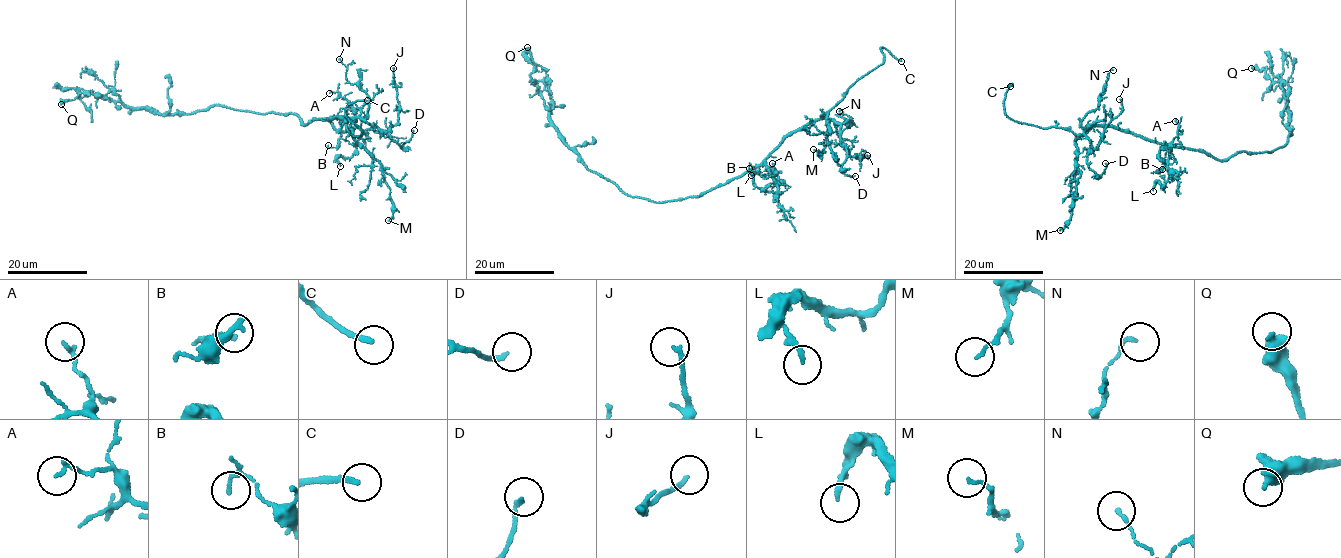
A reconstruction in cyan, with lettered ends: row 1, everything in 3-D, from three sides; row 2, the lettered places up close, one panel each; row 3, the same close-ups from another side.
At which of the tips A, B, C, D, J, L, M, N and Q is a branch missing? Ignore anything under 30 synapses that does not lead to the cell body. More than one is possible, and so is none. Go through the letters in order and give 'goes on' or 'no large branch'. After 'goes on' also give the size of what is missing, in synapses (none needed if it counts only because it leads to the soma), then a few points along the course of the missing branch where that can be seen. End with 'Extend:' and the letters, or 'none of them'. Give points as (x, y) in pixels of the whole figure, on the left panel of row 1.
A: no large branch
B: no large branch
C: goes on; missing branch runs (367, 100), (395, 115), (408, 108), (408, 88)
D: no large branch
J: no large branch
L: no large branch
M: no large branch
N: no large branch
Q: no large branch
Extend: C

